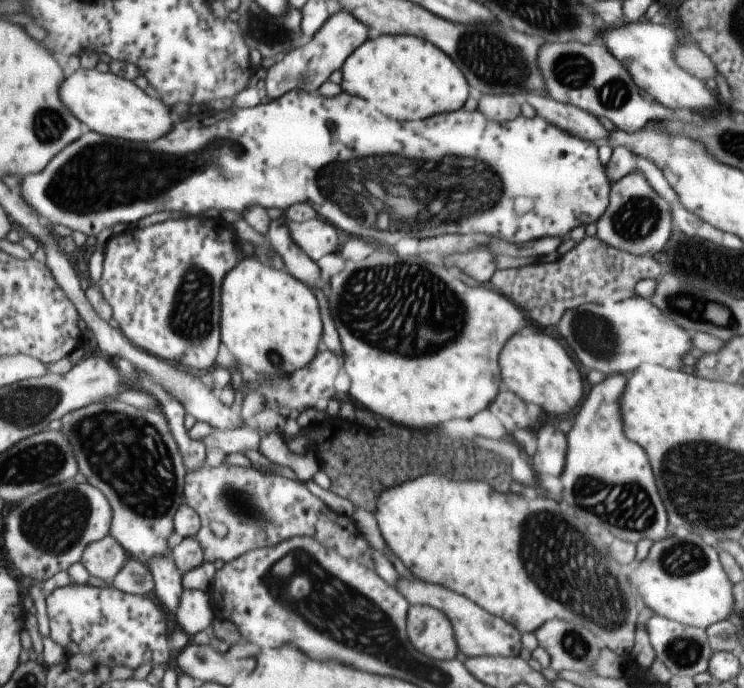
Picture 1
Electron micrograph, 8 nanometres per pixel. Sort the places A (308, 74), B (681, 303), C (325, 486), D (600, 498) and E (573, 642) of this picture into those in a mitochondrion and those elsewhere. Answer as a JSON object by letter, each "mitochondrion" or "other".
{"A":"mitochondrion","B":"mitochondrion","C":"other","D":"mitochondrion","E":"mitochondrion"}

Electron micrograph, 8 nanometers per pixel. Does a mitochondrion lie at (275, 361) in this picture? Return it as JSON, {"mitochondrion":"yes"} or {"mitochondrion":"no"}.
{"mitochondrion":"yes"}

